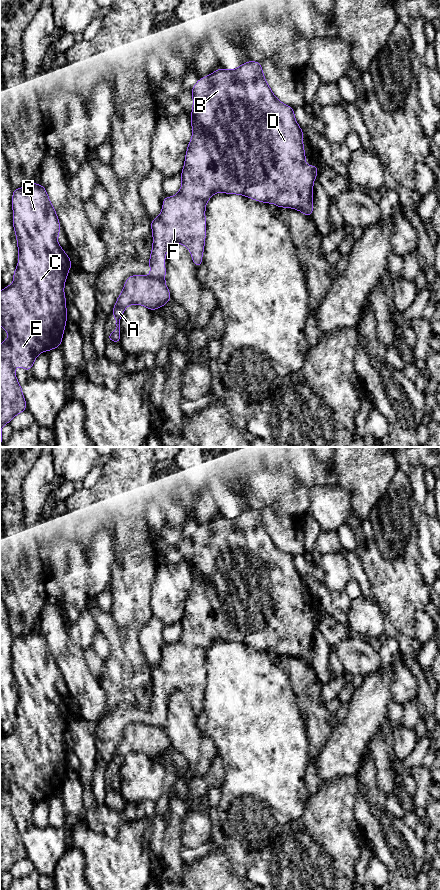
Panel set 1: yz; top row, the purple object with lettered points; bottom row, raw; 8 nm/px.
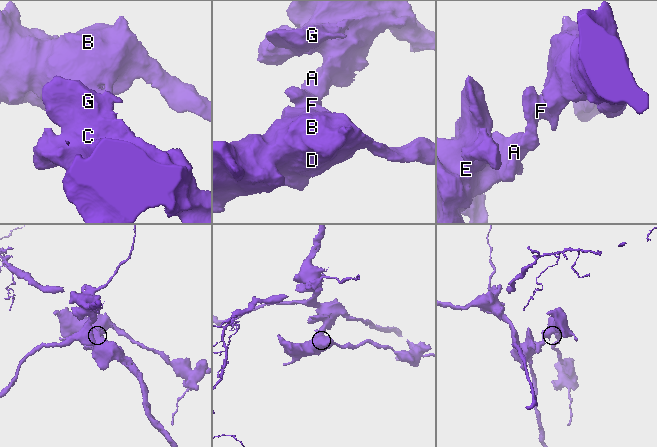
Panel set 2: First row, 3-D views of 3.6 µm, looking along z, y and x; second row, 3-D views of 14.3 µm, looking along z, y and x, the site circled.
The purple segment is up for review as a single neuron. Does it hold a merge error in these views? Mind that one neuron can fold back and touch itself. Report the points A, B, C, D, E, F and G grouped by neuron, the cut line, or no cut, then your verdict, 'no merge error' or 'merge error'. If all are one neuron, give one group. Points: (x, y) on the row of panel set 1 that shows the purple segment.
A C E G / B D F; cut in yz along (153, 276), (163, 279); merge error

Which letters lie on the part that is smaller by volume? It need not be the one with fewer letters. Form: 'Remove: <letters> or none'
Remove: B, D, F

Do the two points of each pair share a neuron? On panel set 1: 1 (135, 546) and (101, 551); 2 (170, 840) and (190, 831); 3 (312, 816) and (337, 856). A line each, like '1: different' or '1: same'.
1: different
2: different
3: same

